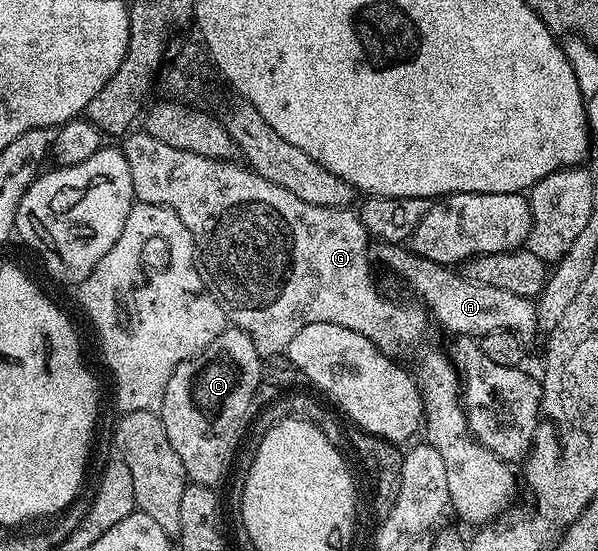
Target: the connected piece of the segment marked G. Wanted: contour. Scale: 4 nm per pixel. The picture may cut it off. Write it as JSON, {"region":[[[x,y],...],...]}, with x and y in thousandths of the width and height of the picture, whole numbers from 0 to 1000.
{"region":[[[237,234],[221,236],[206,256],[207,260],[202,260],[202,272],[209,292],[216,292],[216,321],[222,321],[222,343],[226,345],[227,363],[234,368],[254,368],[256,372],[269,372],[271,376],[286,376],[289,387],[296,387],[296,394],[303,394],[303,401],[309,401],[309,416],[316,416],[316,423],[326,439],[333,501],[343,510],[343,517],[353,526],[353,535],[370,554],[373,566],[380,570],[381,581],[391,592],[401,593],[418,612],[435,648],[448,648],[446,644],[472,646],[480,635],[483,619],[490,619],[490,612],[497,612],[497,604],[503,597],[510,597],[510,590],[523,590],[525,586],[577,590],[577,597],[590,597],[590,604],[604,604],[604,612],[624,619],[627,635],[640,637],[656,648],[687,644],[689,655],[694,657],[694,666],[691,664],[694,695],[701,701],[701,711],[707,722],[707,775],[711,777],[711,784],[714,782],[711,797],[712,802],[721,806],[724,815],[731,815],[731,822],[737,822],[737,837],[744,837],[744,868],[751,871],[751,902],[754,904],[751,915],[753,926],[756,929],[761,926],[778,947],[794,949],[793,953],[813,953],[836,940],[849,926],[848,911],[861,898],[861,869],[865,877],[863,857],[861,862],[855,857],[856,842],[824,824],[811,806],[799,804],[793,789],[788,788],[788,780],[781,770],[781,753],[774,748],[769,675],[763,673],[761,662],[754,657],[746,635],[732,637],[731,632],[707,623],[707,606],[714,601],[714,586],[717,588],[716,566],[701,554],[692,557],[687,550],[659,550],[657,544],[645,543],[634,530],[634,521],[627,515],[627,499],[620,494],[624,470],[617,461],[617,441],[614,448],[617,428],[610,408],[600,399],[599,388],[592,381],[570,376],[517,372],[517,365],[503,365],[503,358],[483,350],[483,343],[470,343],[470,336],[457,336],[457,328],[443,328],[443,321],[436,321],[428,310],[421,310],[411,299],[398,303],[398,294],[393,292],[351,289],[349,285],[339,285],[336,278],[309,278],[303,270],[289,270],[289,263],[276,263],[276,256],[263,256],[263,249],[249,249],[249,241]]]}

